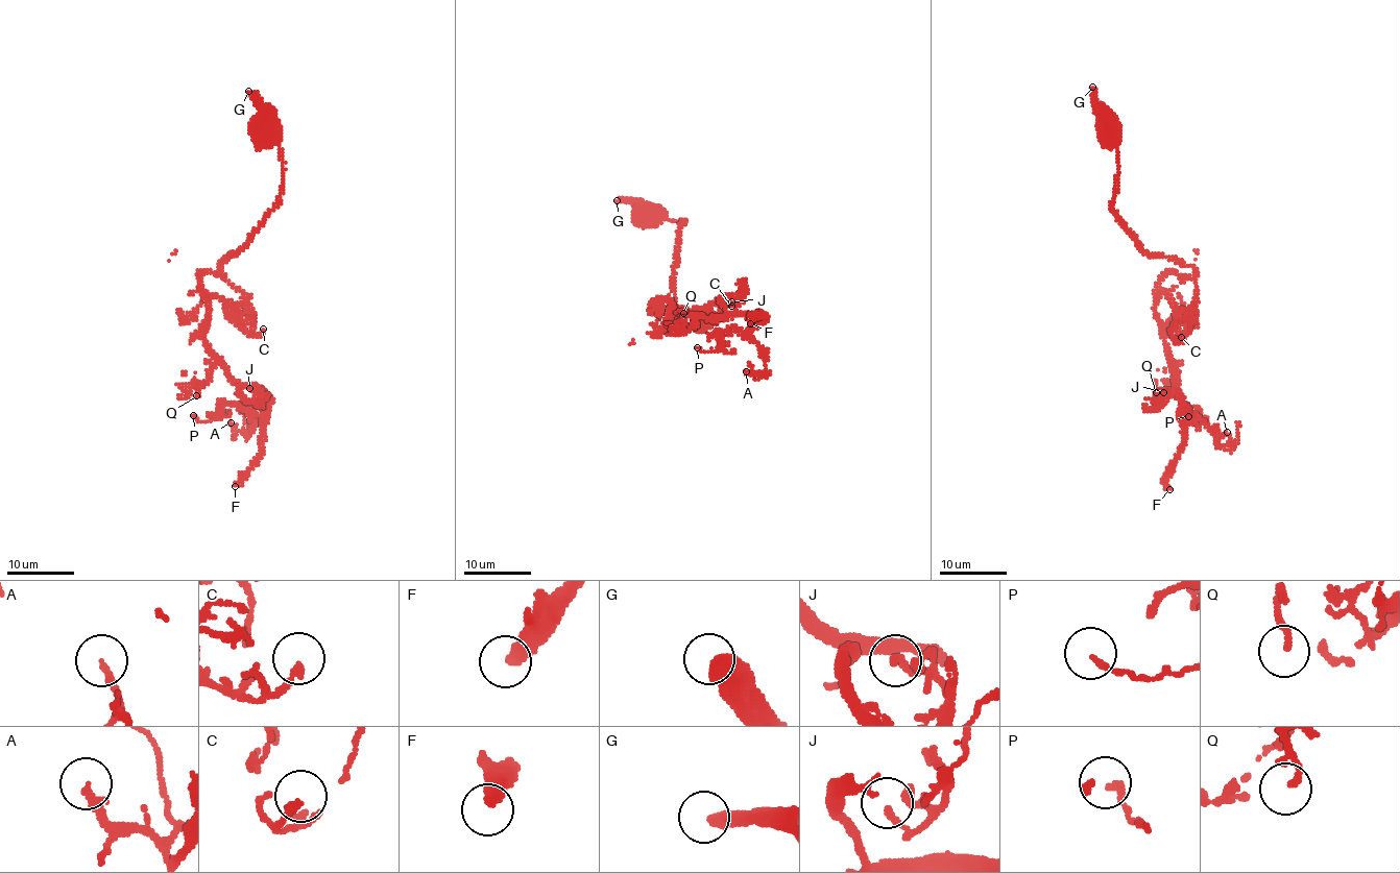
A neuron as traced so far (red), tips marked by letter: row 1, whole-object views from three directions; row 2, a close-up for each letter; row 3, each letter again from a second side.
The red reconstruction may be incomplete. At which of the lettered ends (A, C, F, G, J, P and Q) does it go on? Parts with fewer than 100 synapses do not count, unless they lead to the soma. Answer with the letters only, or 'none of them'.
F

